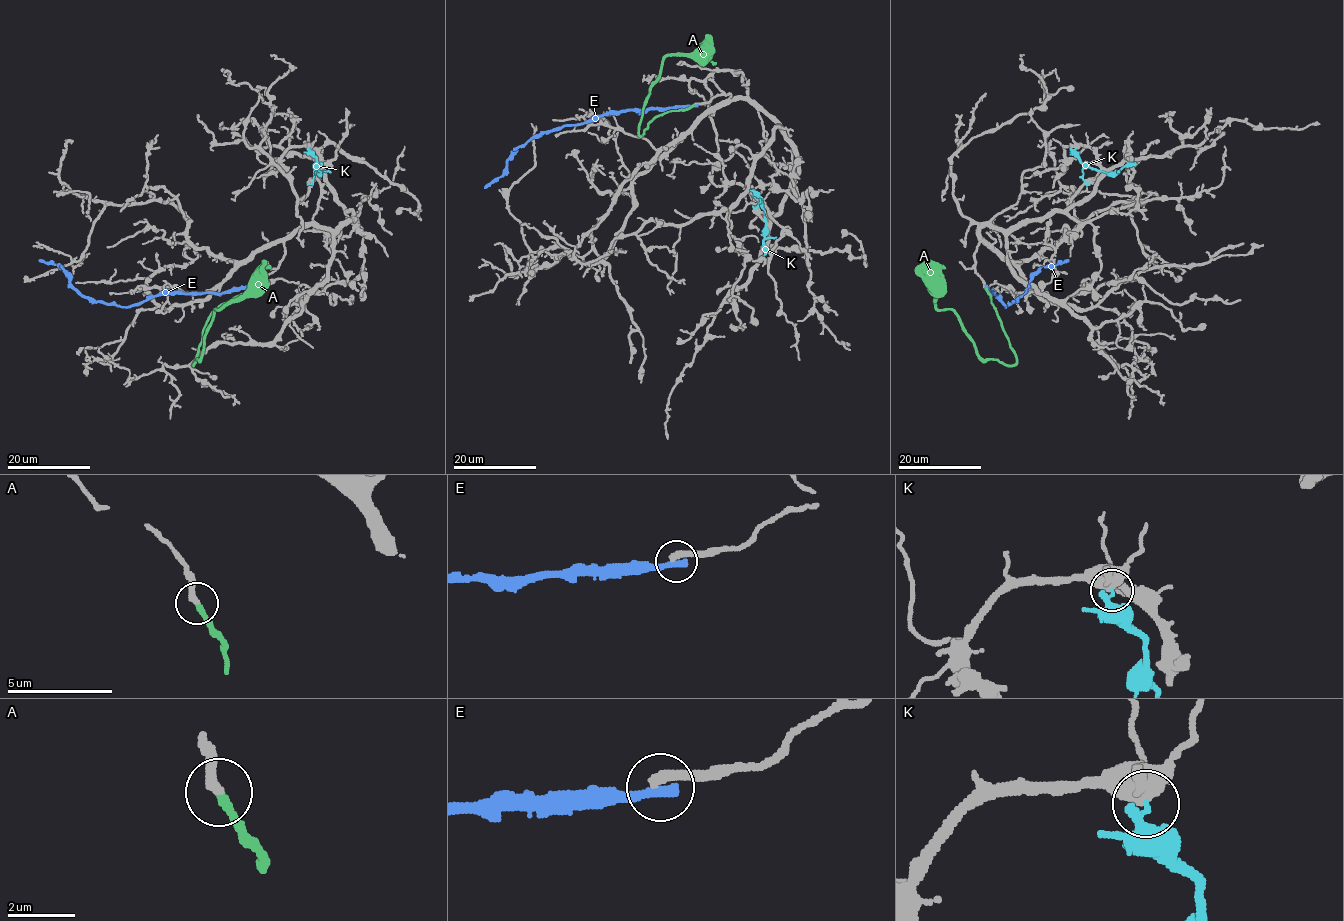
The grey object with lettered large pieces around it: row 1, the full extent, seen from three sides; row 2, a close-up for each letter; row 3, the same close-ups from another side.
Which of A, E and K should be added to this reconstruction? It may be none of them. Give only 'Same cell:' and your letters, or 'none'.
Same cell: A

